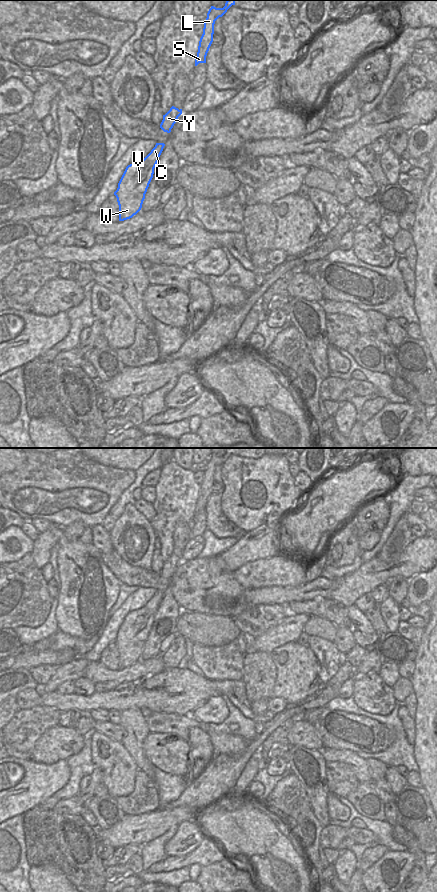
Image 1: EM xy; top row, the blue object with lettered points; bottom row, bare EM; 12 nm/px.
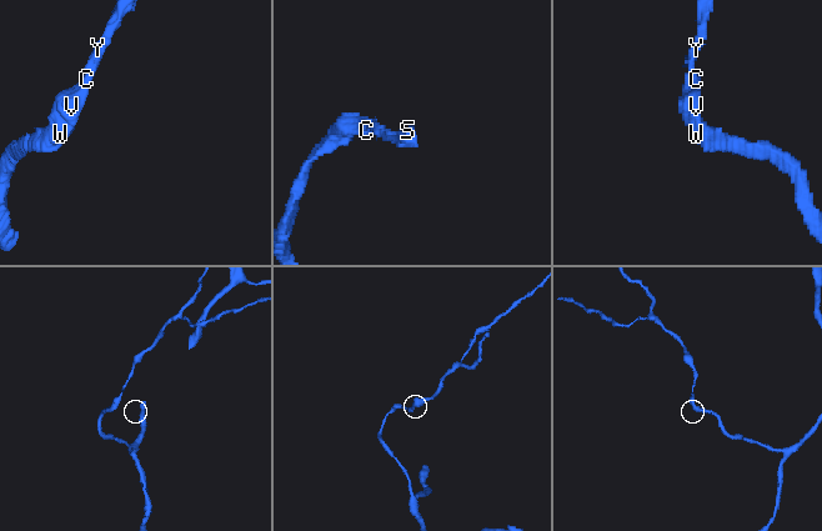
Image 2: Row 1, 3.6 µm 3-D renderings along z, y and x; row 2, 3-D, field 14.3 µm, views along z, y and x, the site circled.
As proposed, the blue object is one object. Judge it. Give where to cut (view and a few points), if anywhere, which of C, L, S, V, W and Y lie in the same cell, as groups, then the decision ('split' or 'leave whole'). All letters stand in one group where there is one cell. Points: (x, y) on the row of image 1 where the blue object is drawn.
no cut | C L S V W Y | leave whole

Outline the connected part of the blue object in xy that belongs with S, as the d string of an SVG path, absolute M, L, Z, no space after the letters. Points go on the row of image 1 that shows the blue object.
M227 0L223 8L211 6L209 9L206 21L204 22L203 34L199 41L198 52L195 58L195 66L199 63L206 63L206 56L213 42L215 21L219 17L222 17L232 5L235 5L235 1L236 0Z

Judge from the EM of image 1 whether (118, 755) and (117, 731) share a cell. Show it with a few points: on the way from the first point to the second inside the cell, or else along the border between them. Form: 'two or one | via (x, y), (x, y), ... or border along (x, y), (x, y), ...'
two | border along (96, 730), (121, 743)

